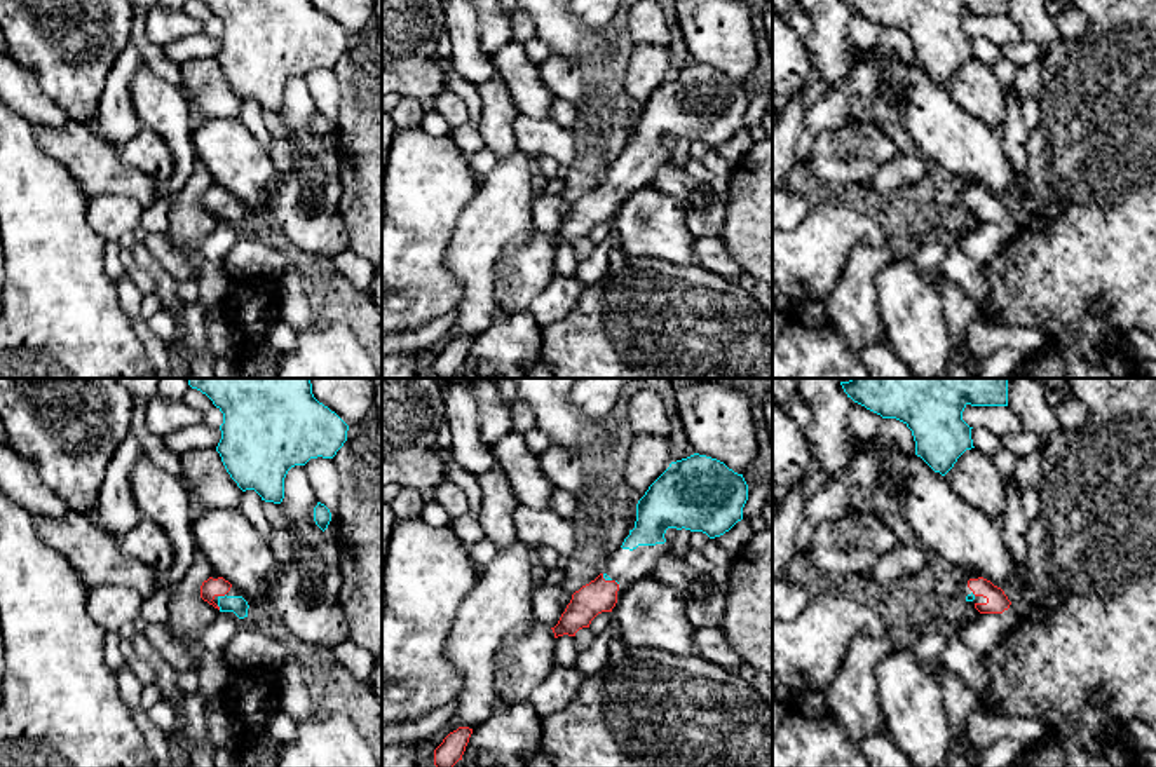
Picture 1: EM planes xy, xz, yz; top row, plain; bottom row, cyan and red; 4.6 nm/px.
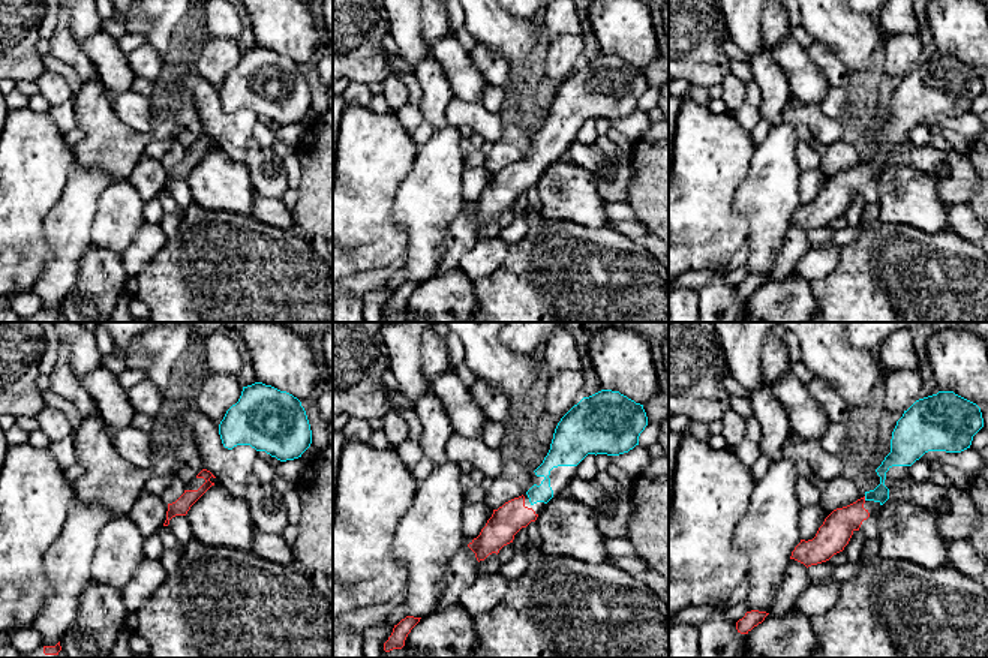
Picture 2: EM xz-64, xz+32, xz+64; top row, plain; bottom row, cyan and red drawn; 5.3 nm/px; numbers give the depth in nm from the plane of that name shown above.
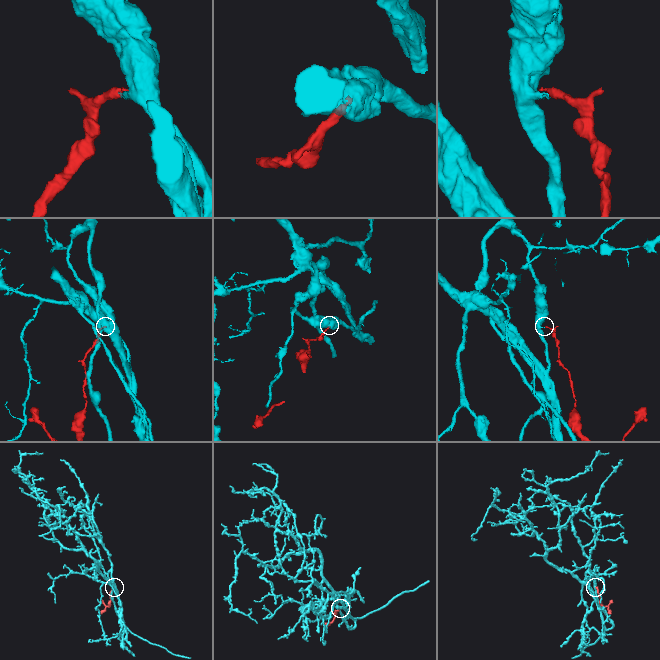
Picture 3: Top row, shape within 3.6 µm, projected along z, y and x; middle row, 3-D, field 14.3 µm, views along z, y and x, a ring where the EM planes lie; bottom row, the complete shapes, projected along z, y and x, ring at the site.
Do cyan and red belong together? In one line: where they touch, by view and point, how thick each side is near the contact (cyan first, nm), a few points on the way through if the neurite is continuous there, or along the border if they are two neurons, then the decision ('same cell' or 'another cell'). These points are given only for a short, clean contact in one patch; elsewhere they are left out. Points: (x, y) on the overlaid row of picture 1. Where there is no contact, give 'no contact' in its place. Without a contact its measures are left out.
contact xy (222, 597); calibres 80 and 90 nm; way xy (227, 604), (222, 597), (210, 588); same cell

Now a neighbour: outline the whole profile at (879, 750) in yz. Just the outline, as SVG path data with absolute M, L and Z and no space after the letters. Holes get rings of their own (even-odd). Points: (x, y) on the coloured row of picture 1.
M886 729L865 737L860 750L870 767L915 767Z

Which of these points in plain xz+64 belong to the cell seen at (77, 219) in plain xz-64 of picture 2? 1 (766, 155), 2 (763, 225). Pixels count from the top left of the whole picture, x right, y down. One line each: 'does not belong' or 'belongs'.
1: belongs
2: belongs

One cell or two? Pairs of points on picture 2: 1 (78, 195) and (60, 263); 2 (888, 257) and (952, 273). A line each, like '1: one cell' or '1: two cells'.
1: one cell
2: one cell

